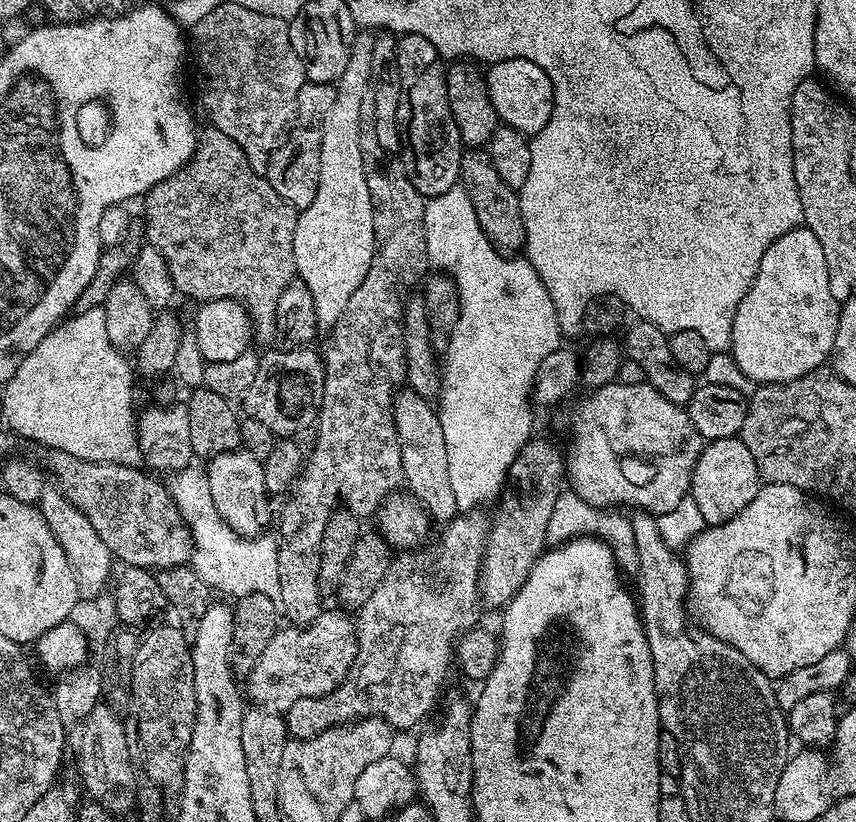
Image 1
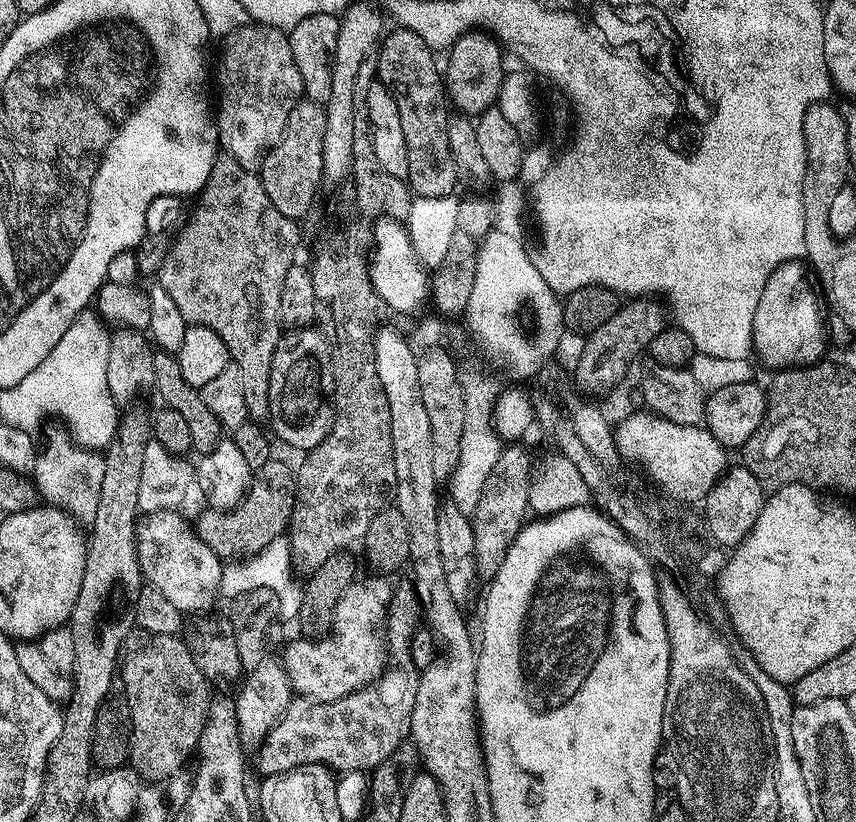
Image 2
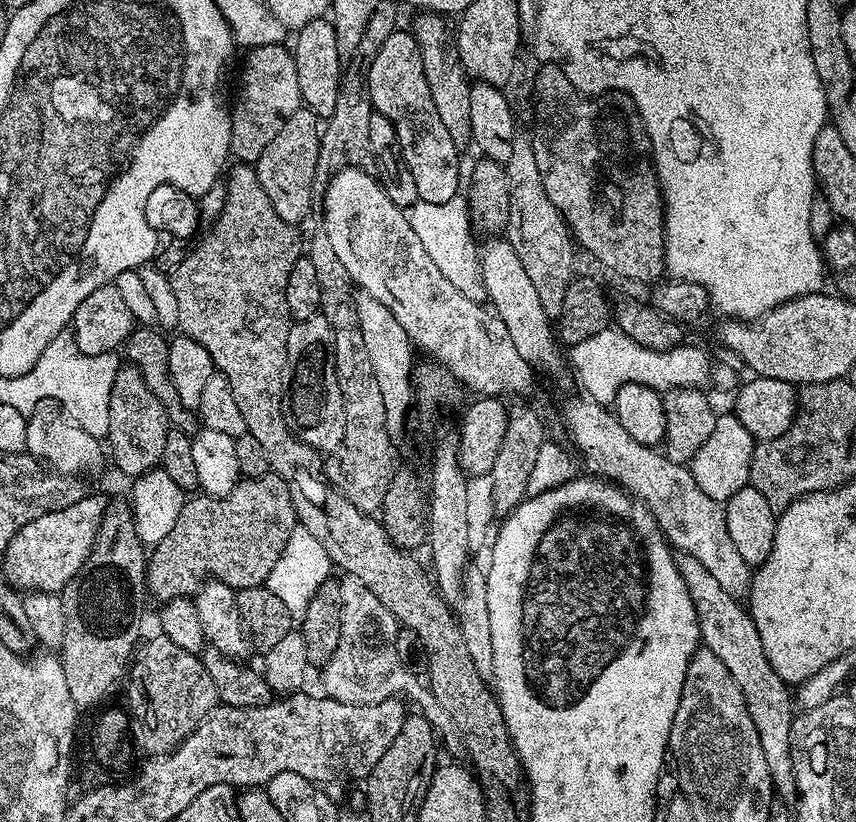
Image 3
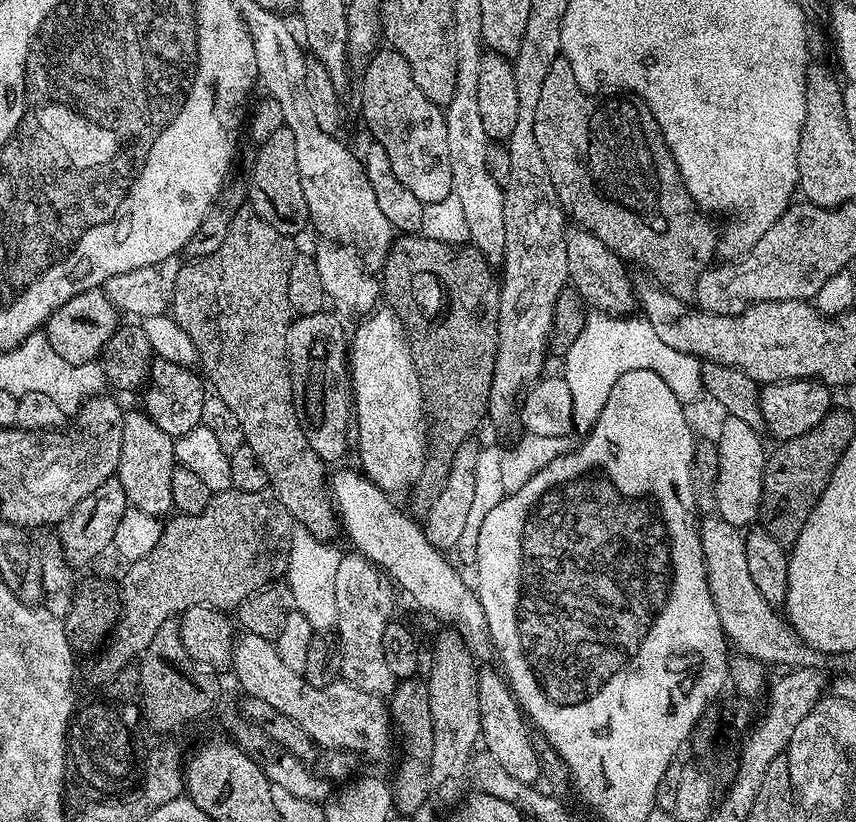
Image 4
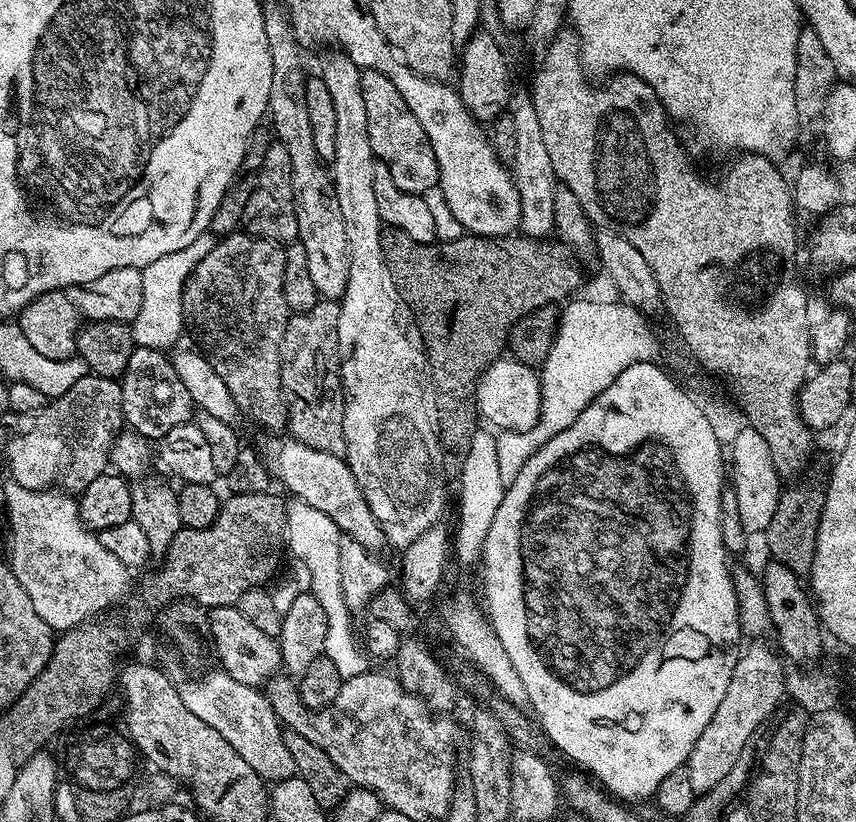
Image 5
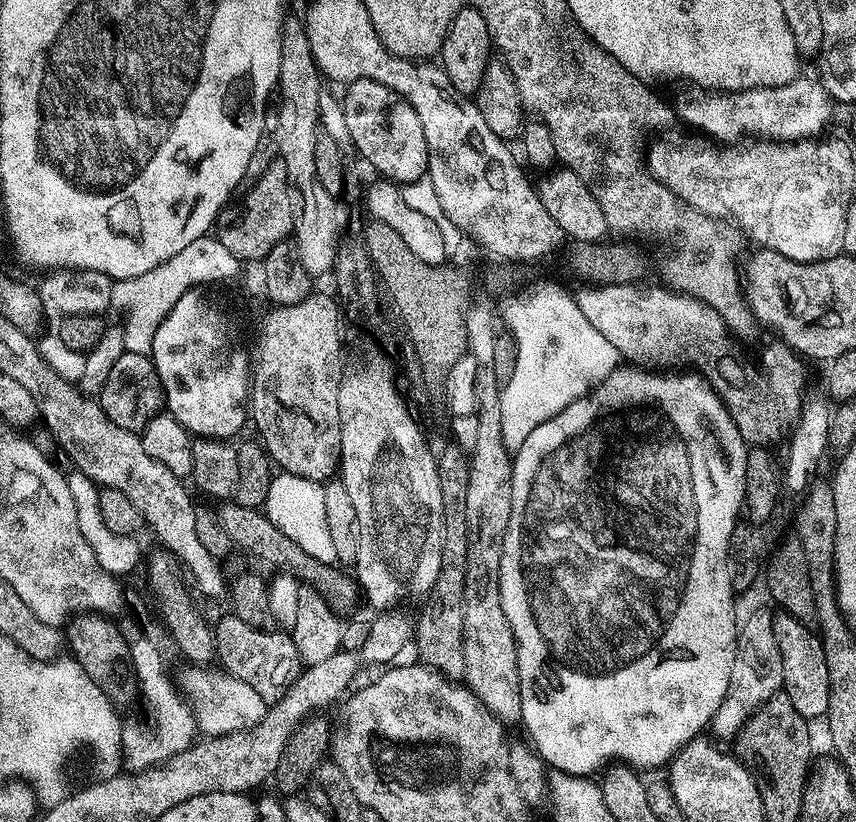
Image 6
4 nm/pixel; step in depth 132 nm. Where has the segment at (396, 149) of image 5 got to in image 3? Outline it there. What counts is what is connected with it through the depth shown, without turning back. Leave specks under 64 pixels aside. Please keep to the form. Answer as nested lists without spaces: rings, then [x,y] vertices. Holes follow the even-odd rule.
[[[394,31],[382,42],[382,50],[370,62],[368,85],[373,109],[390,118],[398,134],[400,153],[414,178],[414,186],[418,186],[418,201],[450,202],[462,188],[458,145],[450,138],[442,118],[438,118],[434,98],[430,98],[430,82],[426,82],[426,70],[422,70],[422,54],[411,31]]]

